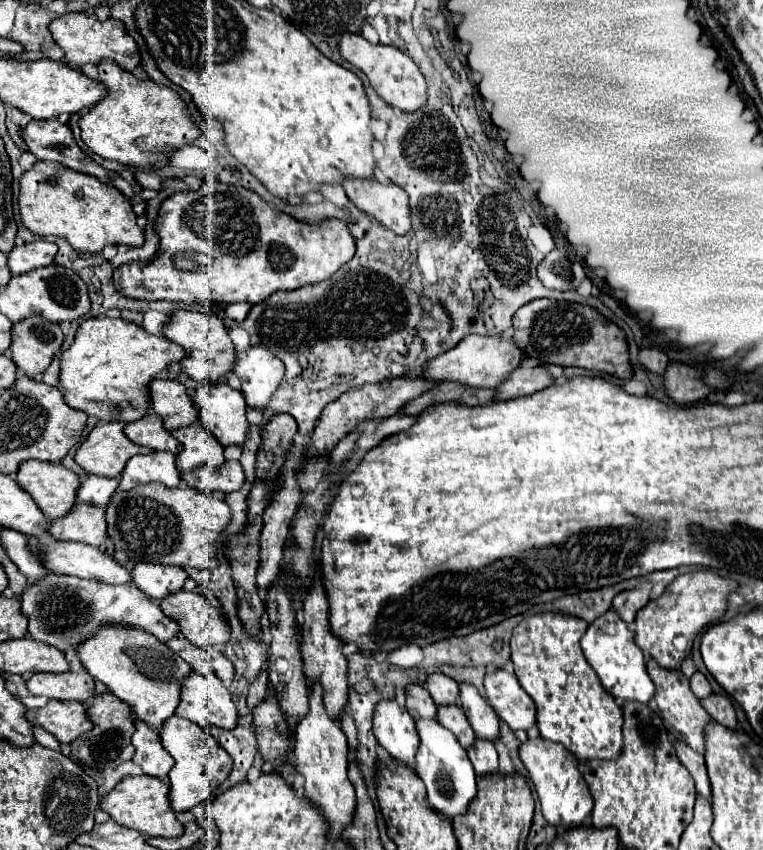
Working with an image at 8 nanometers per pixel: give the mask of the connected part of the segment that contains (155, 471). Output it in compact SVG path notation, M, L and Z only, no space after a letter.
M152 451L148 455L134 455L120 477L120 489L132 489L138 483L160 481L166 487L180 483L180 471L174 465L174 455L166 451Z

